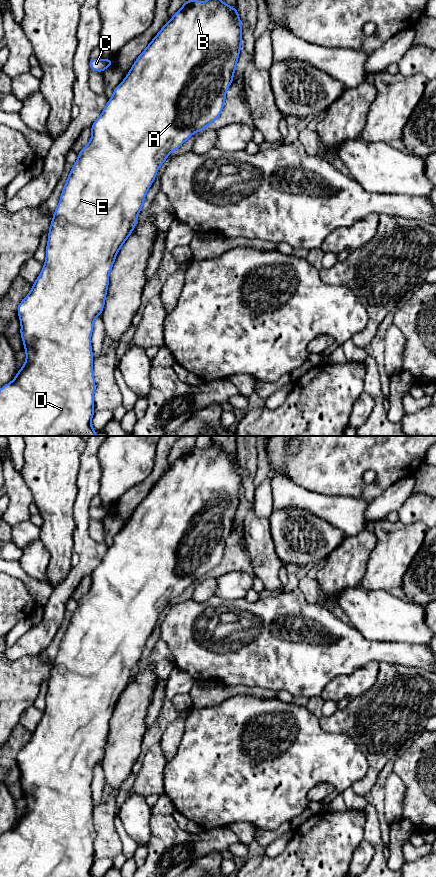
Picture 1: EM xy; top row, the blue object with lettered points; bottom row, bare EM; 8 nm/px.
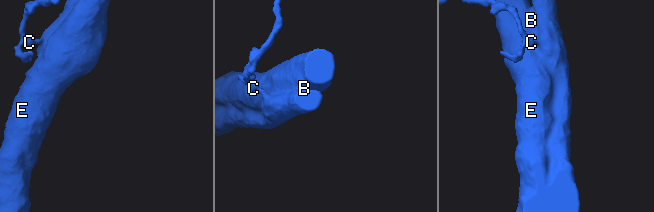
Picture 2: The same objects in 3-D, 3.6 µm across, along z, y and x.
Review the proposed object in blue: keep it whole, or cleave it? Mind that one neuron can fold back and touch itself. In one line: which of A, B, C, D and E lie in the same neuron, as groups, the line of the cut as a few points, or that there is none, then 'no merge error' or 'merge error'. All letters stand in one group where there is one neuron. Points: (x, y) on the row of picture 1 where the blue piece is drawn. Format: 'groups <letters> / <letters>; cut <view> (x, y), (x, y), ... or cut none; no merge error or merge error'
groups A B D E / C; cut xy (105, 59), (108, 66); merge error

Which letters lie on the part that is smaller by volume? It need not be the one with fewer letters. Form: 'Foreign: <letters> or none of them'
Foreign: C

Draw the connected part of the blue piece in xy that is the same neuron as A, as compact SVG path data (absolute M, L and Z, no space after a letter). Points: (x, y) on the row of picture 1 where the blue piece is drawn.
M187 0L173 17L165 23L158 34L138 56L125 79L115 87L113 96L97 120L91 125L92 136L89 143L78 153L77 161L73 164L62 190L60 201L53 213L44 267L32 285L29 294L20 302L17 313L21 323L20 335L26 351L26 361L18 370L16 377L0 388L0 436L97 436L91 426L94 415L95 379L93 372L93 353L91 335L94 319L101 316L109 285L109 274L114 265L116 255L131 235L137 224L139 212L143 209L147 191L155 180L159 167L166 161L169 154L177 150L195 132L201 132L215 121L220 115L226 100L226 91L233 82L234 72L242 46L242 27L238 9L222 0Z

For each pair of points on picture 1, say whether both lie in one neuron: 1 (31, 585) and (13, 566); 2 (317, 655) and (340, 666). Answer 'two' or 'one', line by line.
1: one
2: one

